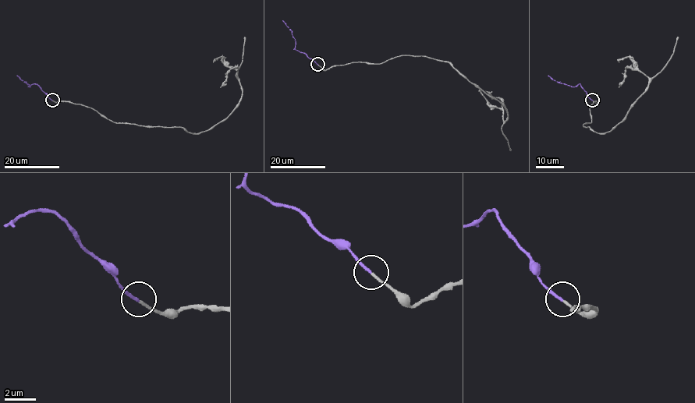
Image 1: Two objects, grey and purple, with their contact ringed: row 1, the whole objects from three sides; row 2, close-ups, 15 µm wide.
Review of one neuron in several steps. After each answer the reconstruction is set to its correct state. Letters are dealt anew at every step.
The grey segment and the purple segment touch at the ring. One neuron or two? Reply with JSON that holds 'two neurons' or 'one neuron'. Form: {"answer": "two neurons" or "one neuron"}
{"answer": "one neuron"}

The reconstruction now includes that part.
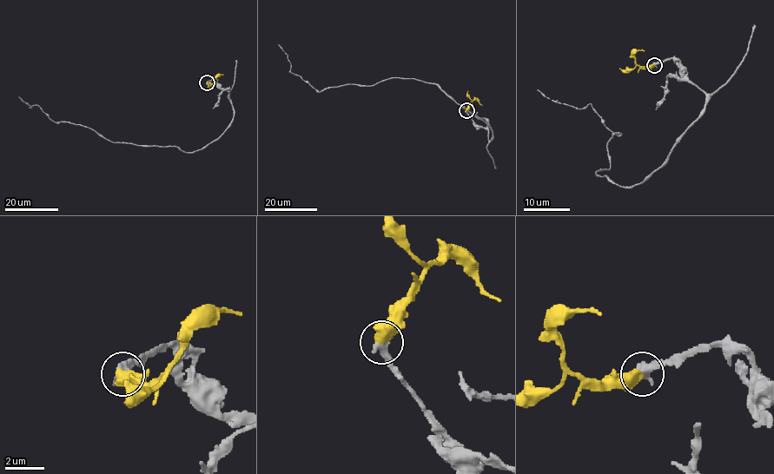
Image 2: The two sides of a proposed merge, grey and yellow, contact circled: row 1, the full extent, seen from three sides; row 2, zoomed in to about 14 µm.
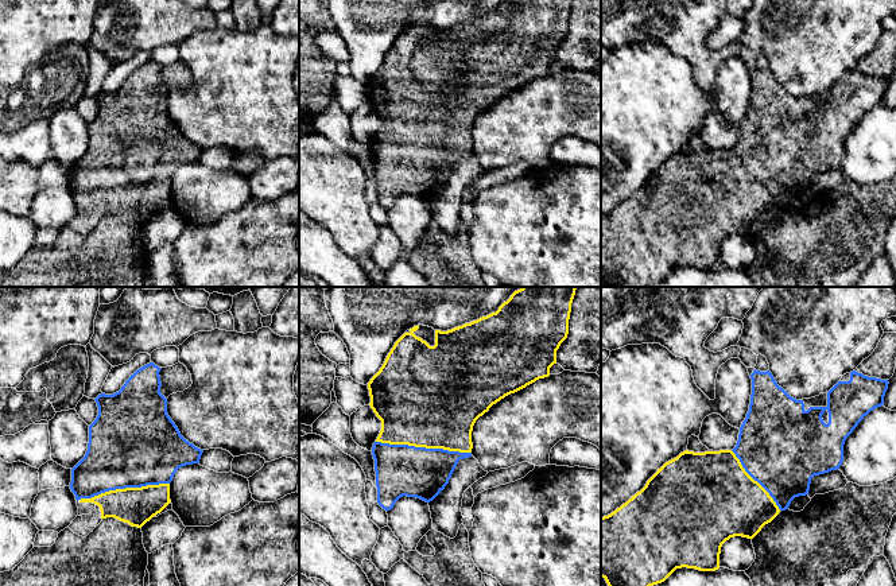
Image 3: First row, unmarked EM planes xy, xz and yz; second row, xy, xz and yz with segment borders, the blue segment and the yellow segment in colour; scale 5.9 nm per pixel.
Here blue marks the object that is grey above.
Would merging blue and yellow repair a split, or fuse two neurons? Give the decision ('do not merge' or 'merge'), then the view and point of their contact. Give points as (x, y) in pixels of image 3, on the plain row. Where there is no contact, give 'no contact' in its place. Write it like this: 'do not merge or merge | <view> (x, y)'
merge | xz (423, 146)

